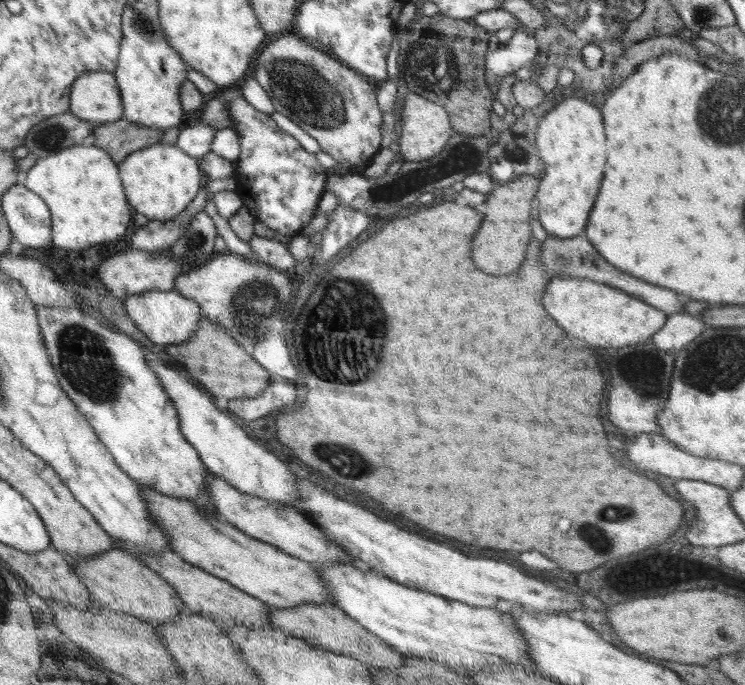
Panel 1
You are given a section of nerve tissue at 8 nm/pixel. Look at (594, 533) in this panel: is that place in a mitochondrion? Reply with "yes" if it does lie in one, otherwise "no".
yes

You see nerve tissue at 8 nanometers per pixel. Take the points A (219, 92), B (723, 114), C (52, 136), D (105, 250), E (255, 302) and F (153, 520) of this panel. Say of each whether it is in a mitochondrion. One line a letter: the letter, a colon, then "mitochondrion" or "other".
A: other
B: mitochondrion
C: mitochondrion
D: other
E: mitochondrion
F: other

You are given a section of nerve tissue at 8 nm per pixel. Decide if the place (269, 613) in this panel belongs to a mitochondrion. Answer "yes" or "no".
no

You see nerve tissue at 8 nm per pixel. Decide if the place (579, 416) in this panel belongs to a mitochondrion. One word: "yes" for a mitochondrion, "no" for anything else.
no

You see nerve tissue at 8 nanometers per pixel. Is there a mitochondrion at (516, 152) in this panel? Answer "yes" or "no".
yes

